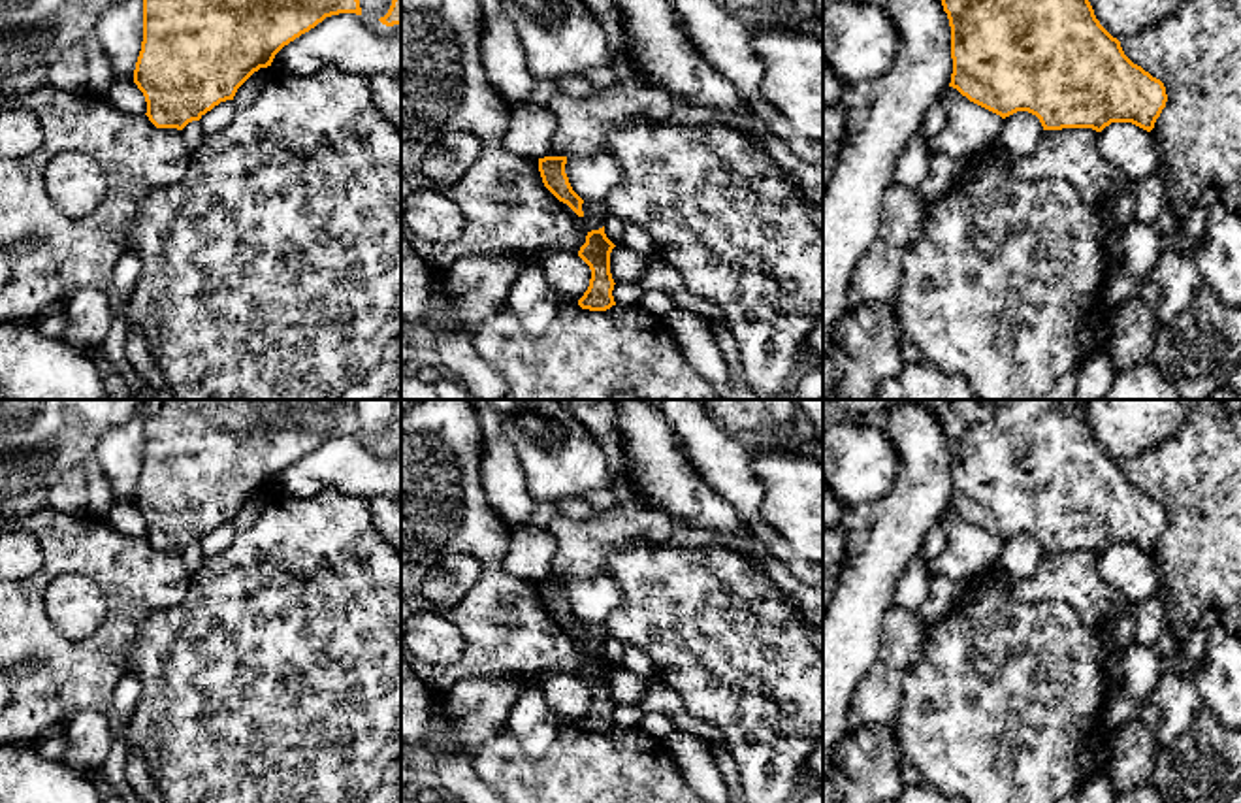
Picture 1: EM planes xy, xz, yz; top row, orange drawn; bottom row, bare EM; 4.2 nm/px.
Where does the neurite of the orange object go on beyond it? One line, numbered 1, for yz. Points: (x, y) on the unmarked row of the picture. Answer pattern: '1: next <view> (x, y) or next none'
1: next none

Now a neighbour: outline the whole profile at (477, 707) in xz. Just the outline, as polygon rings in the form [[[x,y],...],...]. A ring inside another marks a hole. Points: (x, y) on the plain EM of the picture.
[[[518,677],[456,682],[443,696],[450,718],[446,743],[458,752],[476,752],[486,739],[507,726],[522,688],[524,680]]]

